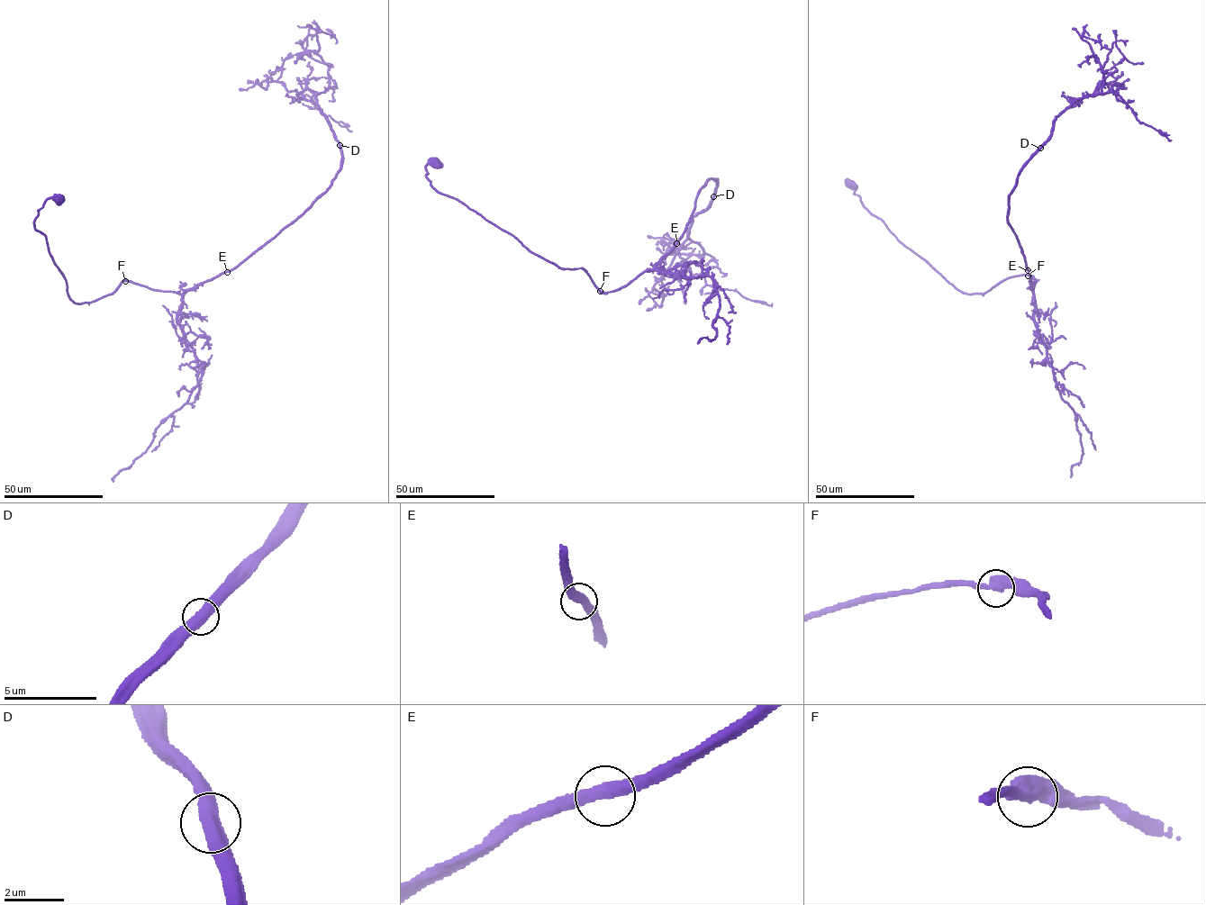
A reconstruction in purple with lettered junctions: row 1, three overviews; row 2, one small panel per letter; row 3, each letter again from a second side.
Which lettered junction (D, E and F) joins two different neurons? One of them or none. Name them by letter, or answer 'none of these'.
none of these

